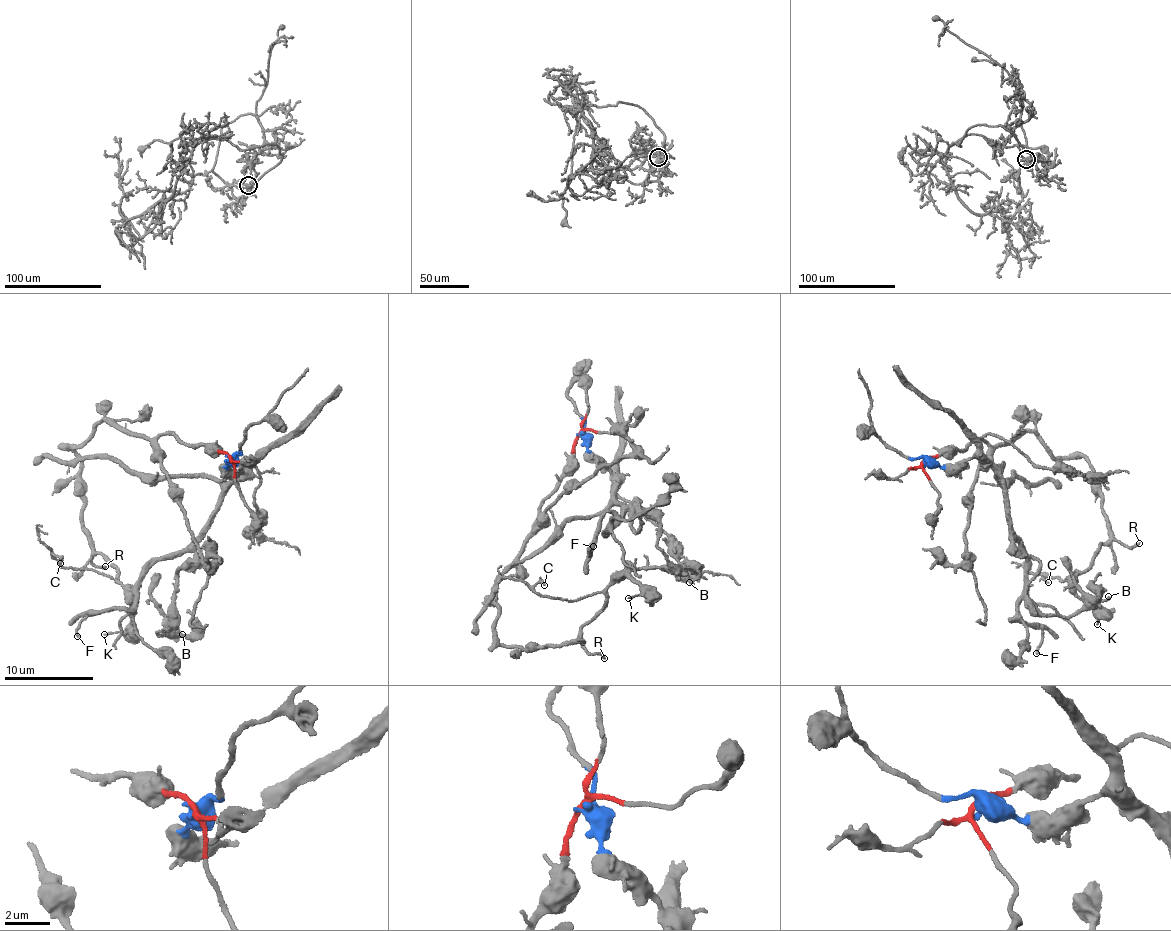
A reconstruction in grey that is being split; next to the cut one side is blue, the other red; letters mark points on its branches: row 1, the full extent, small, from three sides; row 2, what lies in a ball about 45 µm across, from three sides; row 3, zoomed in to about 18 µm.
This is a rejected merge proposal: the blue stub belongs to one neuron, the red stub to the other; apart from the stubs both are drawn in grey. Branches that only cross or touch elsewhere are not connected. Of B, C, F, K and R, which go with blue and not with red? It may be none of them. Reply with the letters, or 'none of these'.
B, F

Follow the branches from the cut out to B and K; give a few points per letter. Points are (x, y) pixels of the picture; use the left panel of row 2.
B: (229, 458), (227, 466), (241, 471), (196, 553), (179, 568), (169, 628), (158, 632), (191, 640), (183, 634)
K: (229, 458), (108, 418), (68, 448), (89, 546), (127, 590), (130, 623), (104, 635)

